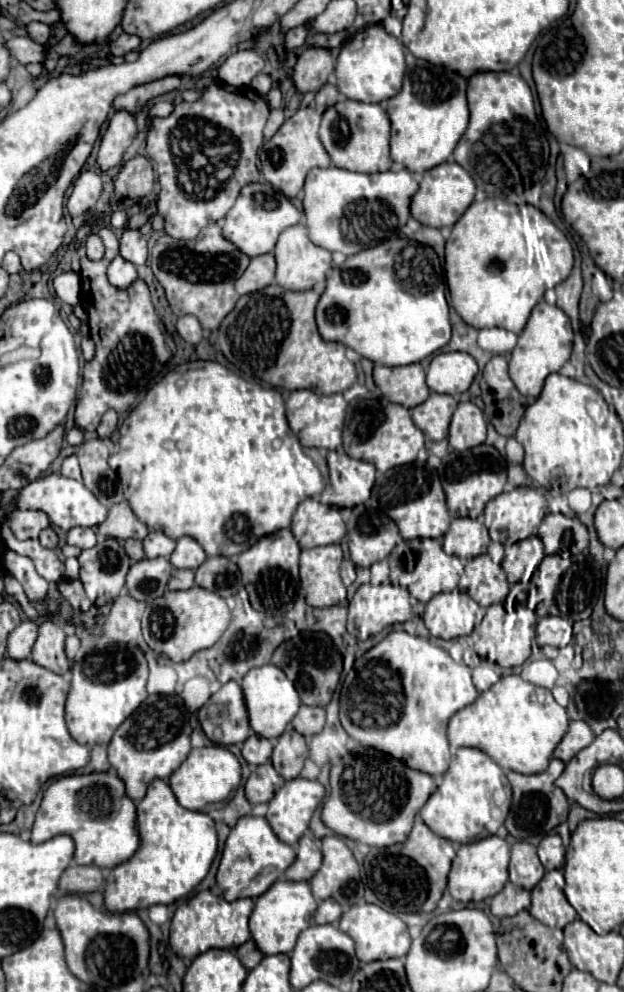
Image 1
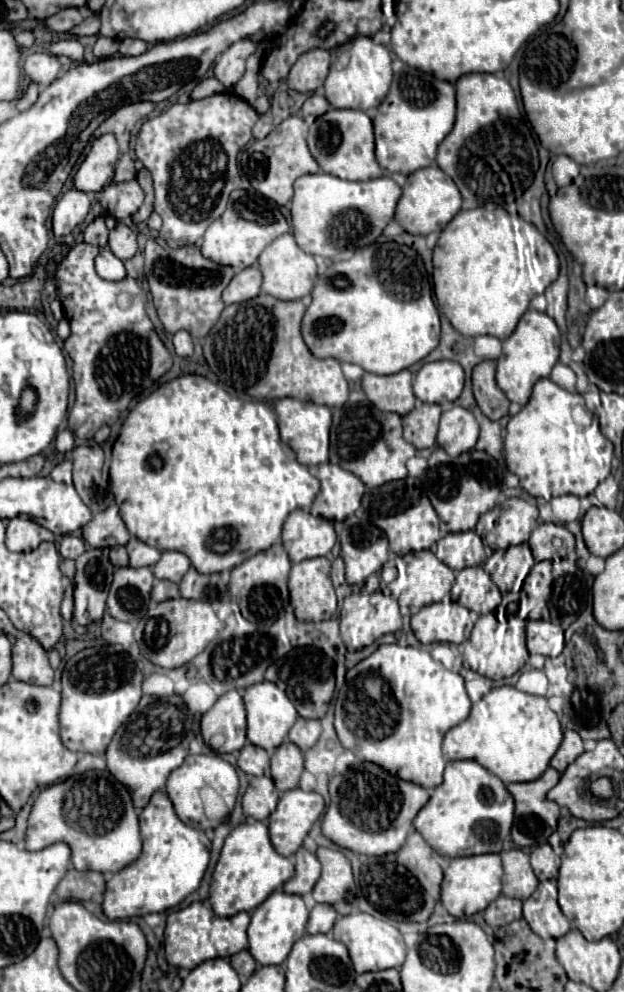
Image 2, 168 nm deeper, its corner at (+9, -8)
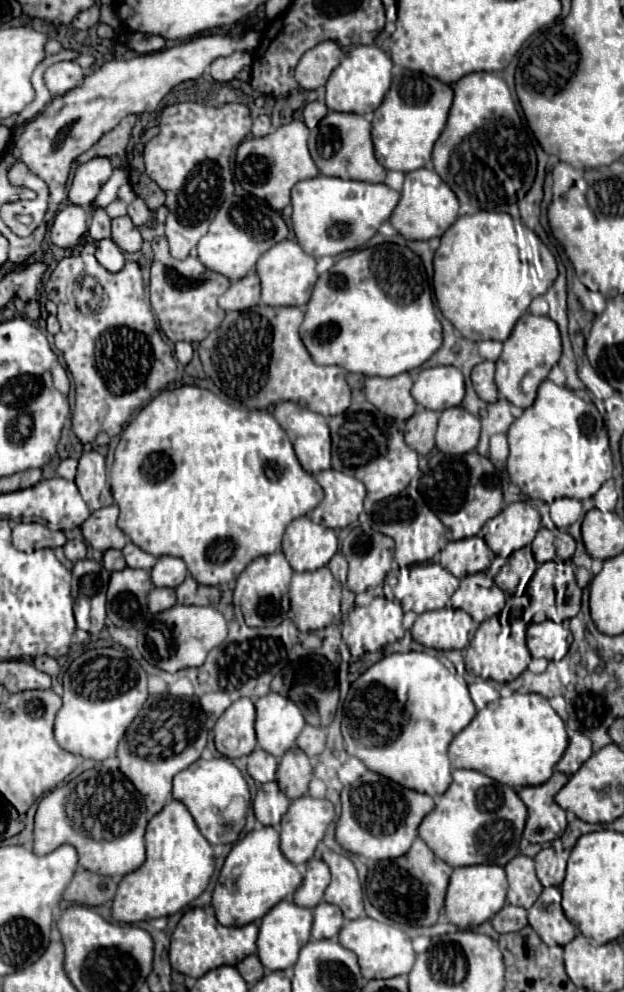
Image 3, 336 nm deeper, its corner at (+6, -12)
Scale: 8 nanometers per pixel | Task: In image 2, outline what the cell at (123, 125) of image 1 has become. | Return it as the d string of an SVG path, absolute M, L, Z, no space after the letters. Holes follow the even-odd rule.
M103 134L101 138L97 138L91 146L91 152L85 156L83 164L79 166L77 174L75 174L75 188L79 188L81 192L99 192L105 188L107 180L111 178L113 174L113 168L119 160L119 146L117 146L117 140L113 134Z

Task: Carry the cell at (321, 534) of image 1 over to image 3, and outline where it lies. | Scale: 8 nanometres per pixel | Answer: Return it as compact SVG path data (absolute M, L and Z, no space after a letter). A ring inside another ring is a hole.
M300 516L284 532L282 550L294 572L314 572L328 564L338 550L338 538L332 528L314 524Z

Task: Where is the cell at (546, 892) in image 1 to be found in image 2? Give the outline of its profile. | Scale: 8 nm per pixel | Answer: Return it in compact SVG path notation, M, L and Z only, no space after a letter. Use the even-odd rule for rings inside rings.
M539 882L537 890L523 902L523 918L541 938L561 938L571 930L571 922L557 904L557 882Z

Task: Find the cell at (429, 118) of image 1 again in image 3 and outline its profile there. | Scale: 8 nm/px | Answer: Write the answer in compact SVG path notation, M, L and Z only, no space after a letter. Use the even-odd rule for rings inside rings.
M402 70L392 78L392 86L382 104L374 110L372 140L378 162L386 170L412 172L422 168L432 158L432 146L446 126L446 116L452 104L452 88L436 78L420 72Z

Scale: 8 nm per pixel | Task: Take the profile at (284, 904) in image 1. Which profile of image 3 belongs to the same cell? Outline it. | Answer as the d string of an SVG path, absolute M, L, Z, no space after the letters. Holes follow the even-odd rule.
M290 900L278 902L264 918L260 924L260 934L258 934L258 958L264 964L266 970L286 970L296 964L300 948L310 940L310 928L312 928L312 910L300 908Z

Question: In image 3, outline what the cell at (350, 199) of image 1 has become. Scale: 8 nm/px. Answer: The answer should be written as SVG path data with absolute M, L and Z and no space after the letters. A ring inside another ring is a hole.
M319 173L316 178L310 180L300 180L292 188L292 226L298 244L302 250L314 258L320 256L338 256L346 250L362 246L366 240L370 240L382 222L386 222L396 208L400 200L400 192L384 186L384 184L372 184L372 182L356 182L356 180L342 180L334 176L324 176Z

